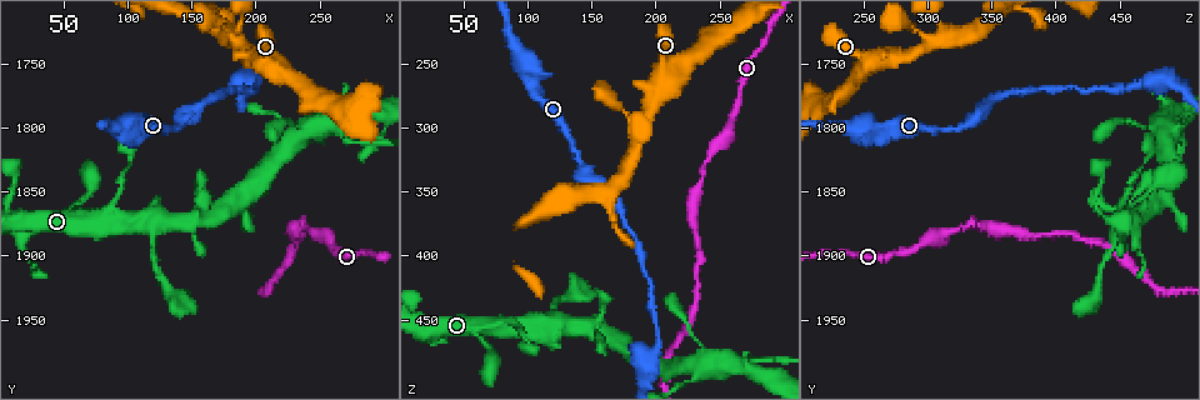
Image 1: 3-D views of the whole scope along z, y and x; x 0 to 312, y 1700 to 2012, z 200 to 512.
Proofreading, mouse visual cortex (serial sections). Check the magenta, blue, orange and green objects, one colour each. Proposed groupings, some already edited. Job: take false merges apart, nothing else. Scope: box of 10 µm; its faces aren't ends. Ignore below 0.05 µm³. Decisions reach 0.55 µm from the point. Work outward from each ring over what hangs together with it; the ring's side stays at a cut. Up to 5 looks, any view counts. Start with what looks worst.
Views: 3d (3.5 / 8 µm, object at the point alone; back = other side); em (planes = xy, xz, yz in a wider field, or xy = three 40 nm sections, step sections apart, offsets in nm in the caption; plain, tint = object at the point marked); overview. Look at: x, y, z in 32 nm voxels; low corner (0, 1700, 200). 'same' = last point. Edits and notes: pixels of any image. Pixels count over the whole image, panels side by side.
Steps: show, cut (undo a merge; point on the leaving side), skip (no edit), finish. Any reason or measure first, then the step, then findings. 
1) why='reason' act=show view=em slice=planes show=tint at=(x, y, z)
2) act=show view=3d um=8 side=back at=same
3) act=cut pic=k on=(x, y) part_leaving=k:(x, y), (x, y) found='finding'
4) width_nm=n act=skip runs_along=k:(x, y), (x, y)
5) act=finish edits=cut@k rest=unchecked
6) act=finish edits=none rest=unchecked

why='thin neck' act=show view=3d um=3.5 at=(236, 1802, 476)

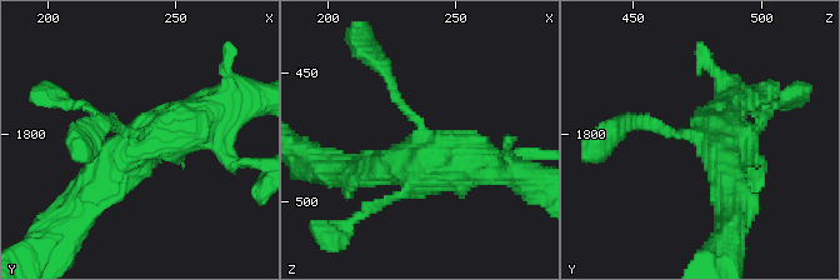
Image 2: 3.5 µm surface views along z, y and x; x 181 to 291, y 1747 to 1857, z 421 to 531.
act=show view=em slice=xy step=1 show=tint at=(237, 1801, 478)

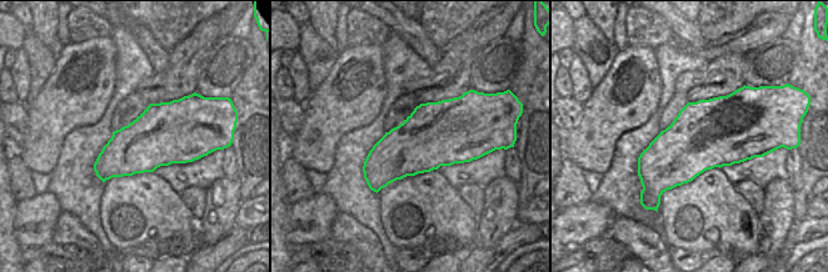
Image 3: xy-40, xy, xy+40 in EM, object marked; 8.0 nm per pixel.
act=skip found='continuous, no second cell'

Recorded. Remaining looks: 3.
why='sharp bend' act=show view=3d um=3.5 at=(186, 1734, 302)

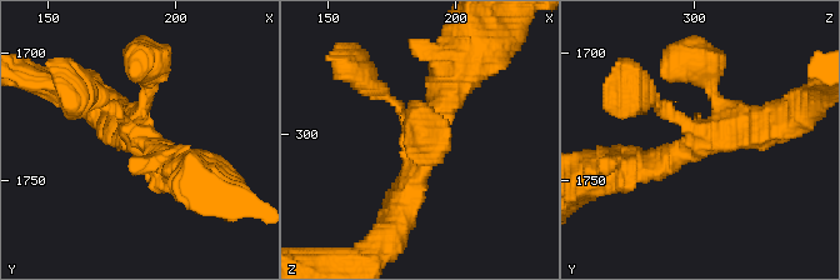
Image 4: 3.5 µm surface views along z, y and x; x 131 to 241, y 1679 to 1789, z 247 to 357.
arms=4 arm_widths_nm=150,200,350,350 why='now the EM' act=show view=em slice=xy step=5 show=tint at=(185, 1733, 302)

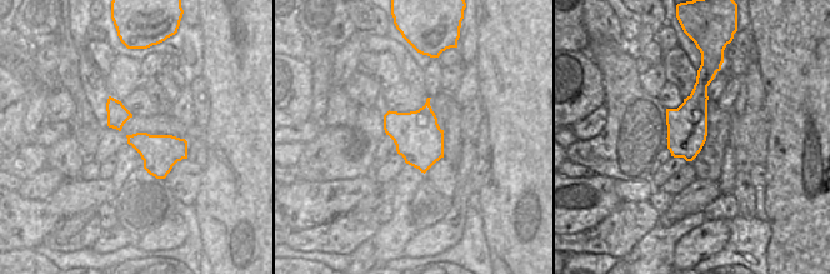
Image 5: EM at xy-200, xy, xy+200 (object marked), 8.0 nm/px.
width_nm=380 act=skip runs_along=4:(449, 75), (399, 216) found='one cell here'

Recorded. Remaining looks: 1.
act=finish edits=none rest=unchecked

